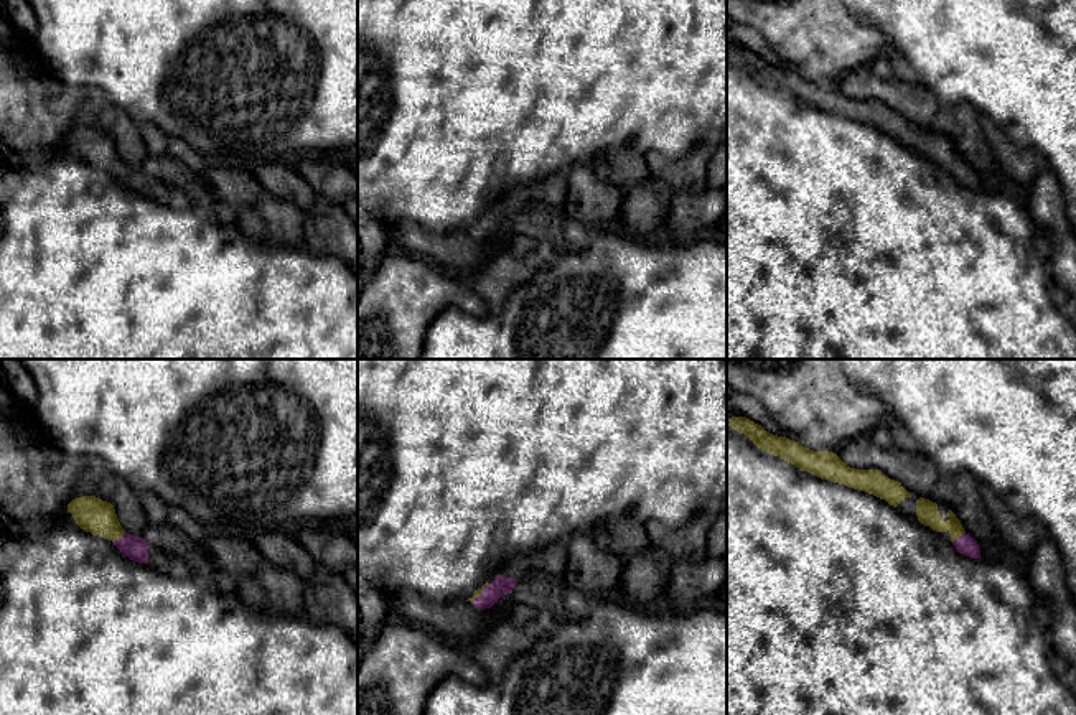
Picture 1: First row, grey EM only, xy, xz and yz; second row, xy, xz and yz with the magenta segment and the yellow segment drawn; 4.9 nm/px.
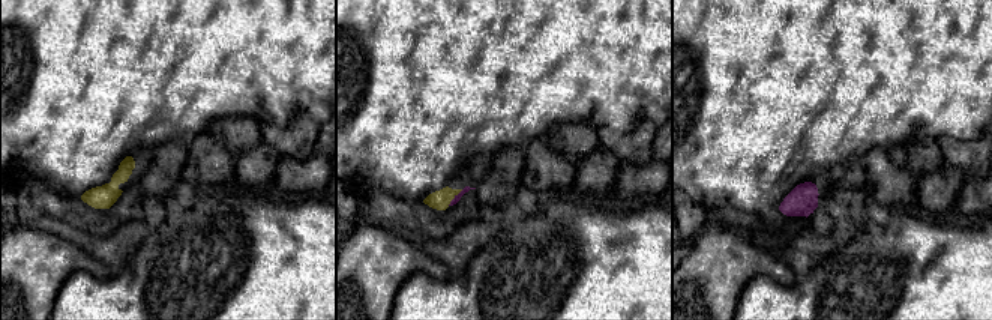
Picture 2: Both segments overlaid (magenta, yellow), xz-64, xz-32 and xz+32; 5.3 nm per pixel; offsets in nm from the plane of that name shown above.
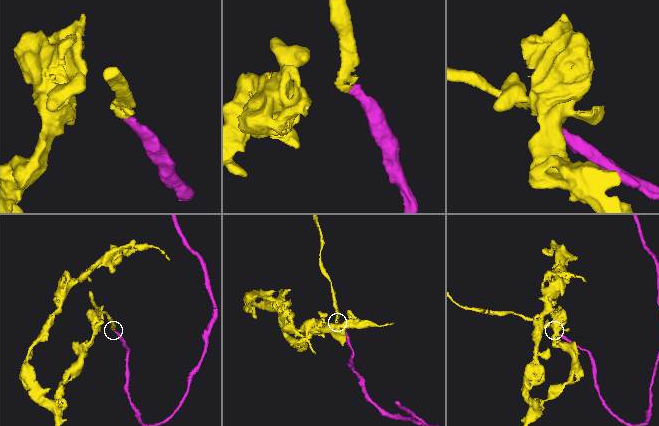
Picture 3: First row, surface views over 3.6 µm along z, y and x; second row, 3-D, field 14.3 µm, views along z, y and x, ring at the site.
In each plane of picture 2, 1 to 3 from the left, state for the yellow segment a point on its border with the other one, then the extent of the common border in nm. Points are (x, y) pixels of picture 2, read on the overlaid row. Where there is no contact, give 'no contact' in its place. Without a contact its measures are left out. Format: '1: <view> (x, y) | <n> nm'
1: no contact
2: xz-32 (455, 197) | 120 nm
3: no contact

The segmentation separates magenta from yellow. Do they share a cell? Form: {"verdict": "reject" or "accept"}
{"verdict": "accept"}

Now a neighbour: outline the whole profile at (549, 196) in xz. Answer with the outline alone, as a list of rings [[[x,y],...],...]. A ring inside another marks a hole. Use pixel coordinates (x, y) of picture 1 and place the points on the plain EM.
[[[557,171],[532,186],[534,196],[512,219],[512,232],[531,237],[542,249],[545,244],[567,245],[562,224],[567,198],[567,173]]]

